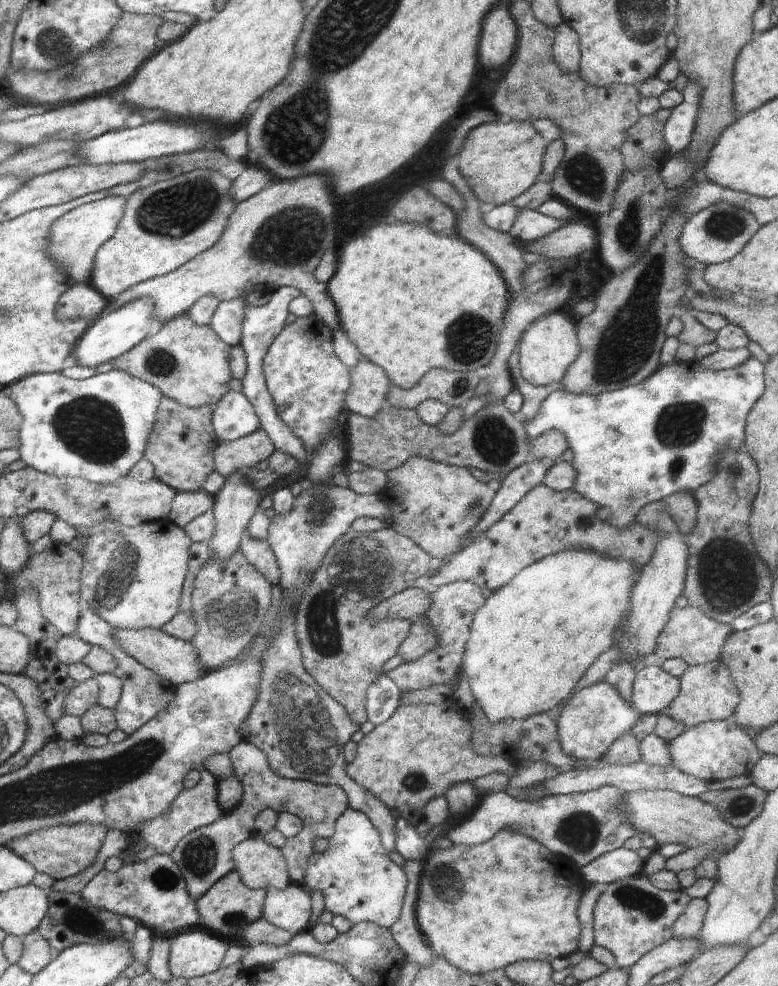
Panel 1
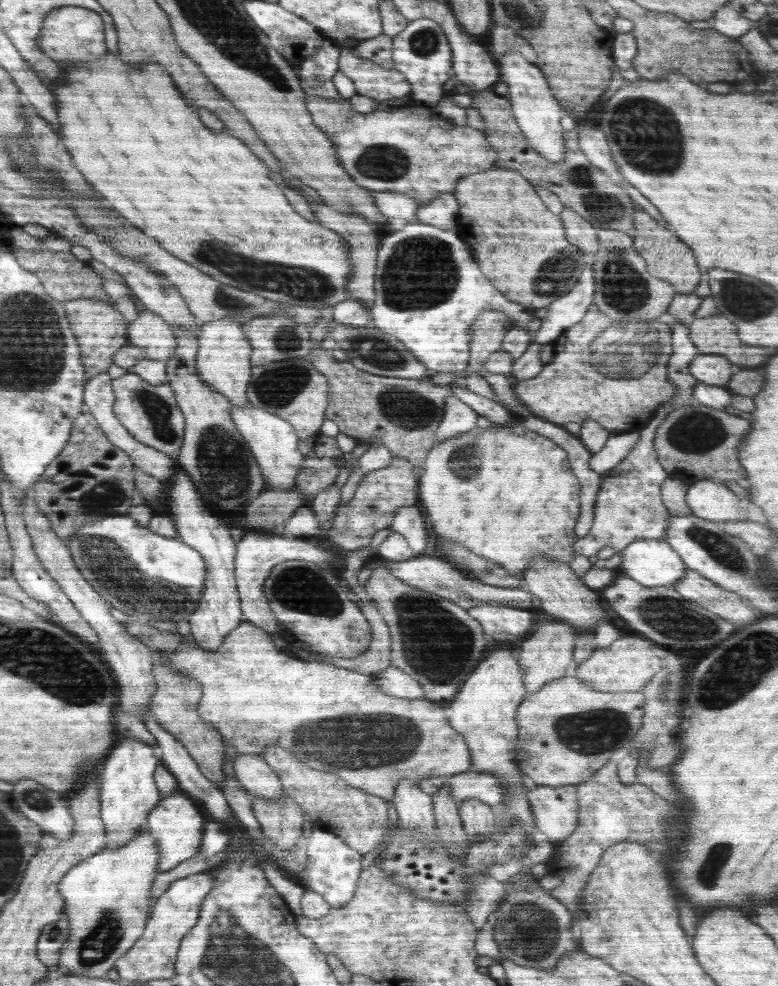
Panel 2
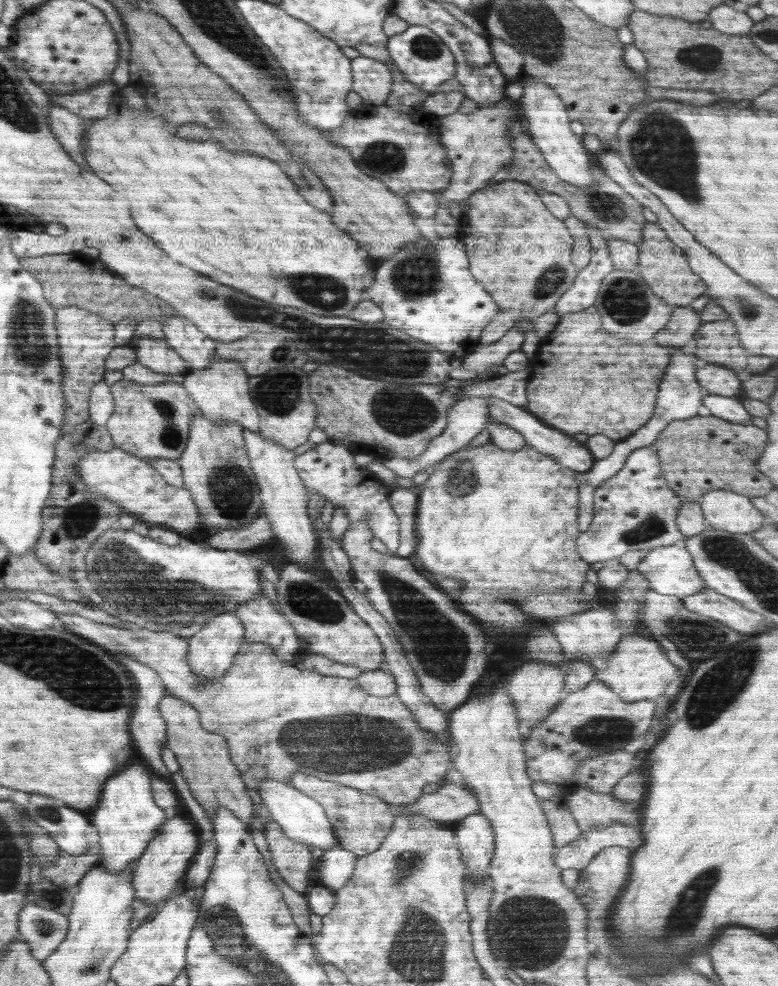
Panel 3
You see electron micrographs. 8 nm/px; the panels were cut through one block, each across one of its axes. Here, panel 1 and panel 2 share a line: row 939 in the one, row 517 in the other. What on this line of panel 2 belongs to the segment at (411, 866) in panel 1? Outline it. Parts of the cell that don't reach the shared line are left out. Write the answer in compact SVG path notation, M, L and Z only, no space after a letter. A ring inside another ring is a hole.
M414 504L396 509L389 529L404 536L408 547L416 556L422 554L426 548L428 542L426 527L428 526L429 523L422 509Z

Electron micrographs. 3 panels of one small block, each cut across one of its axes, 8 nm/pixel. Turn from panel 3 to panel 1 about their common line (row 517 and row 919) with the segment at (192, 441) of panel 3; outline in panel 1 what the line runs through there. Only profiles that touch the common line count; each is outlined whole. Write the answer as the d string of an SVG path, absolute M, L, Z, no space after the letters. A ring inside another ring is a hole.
M234 869L224 878L218 880L201 897L196 900L196 908L200 912L201 927L224 940L240 935L240 930L263 916L264 897L267 890L248 888L242 882L240 874Z

